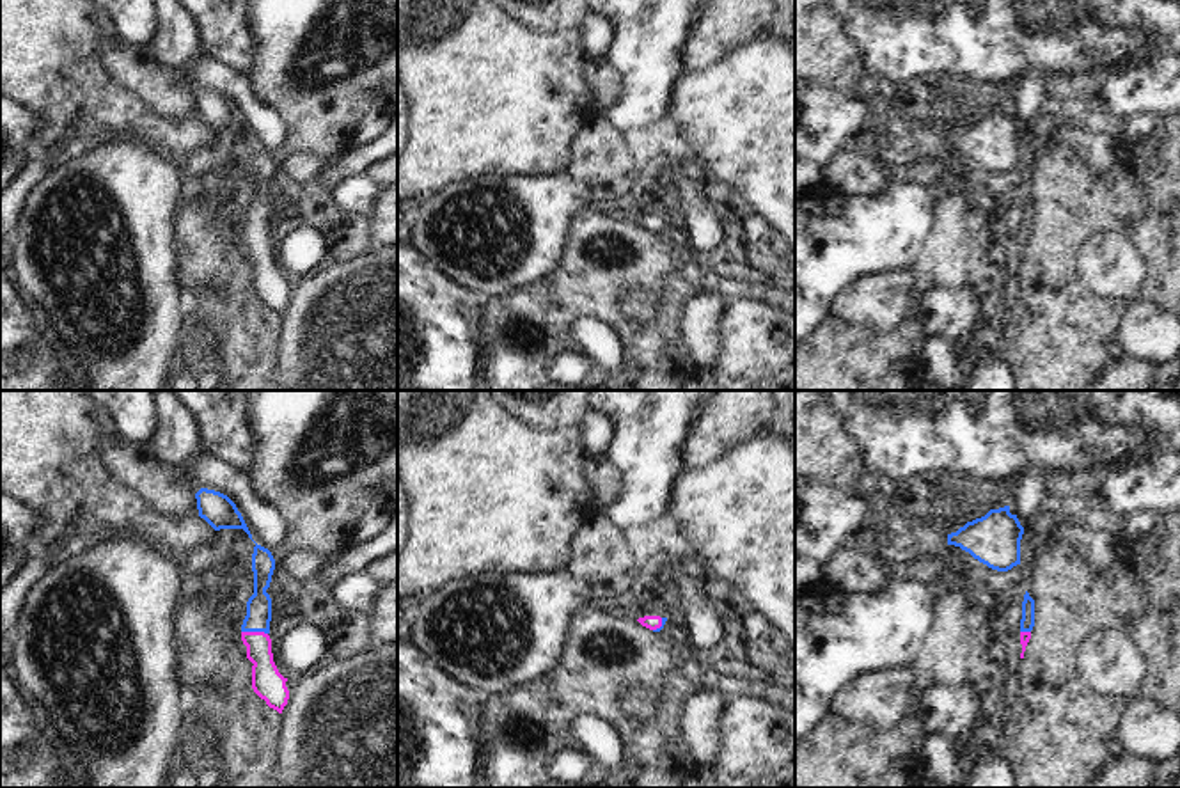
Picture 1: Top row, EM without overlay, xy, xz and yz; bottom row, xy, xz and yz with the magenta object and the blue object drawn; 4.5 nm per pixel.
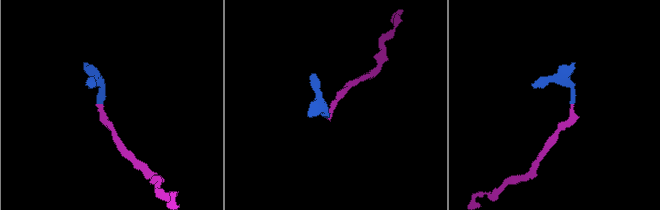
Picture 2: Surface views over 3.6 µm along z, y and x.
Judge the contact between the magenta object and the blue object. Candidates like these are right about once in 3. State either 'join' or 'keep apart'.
join

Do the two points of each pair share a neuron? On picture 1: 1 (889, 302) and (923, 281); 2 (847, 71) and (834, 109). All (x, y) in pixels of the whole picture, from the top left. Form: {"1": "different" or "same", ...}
{"1": "different", "2": "different"}

